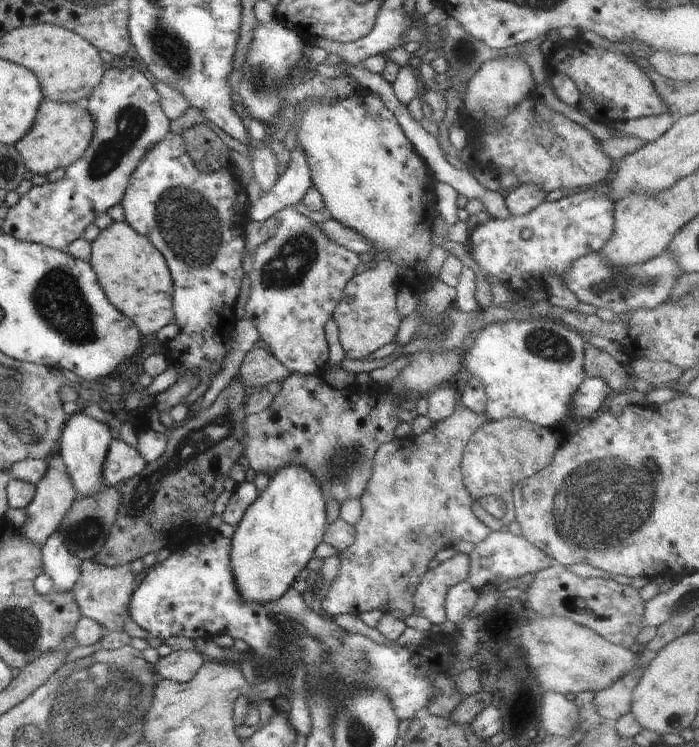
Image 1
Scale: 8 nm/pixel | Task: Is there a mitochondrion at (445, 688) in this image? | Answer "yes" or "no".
no

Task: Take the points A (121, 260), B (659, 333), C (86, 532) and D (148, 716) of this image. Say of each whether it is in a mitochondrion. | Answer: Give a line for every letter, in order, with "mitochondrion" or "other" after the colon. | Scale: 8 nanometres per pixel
A: other
B: other
C: mitochondrion
D: mitochondrion

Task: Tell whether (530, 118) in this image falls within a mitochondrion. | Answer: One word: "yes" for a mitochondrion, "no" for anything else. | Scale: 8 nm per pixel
no

